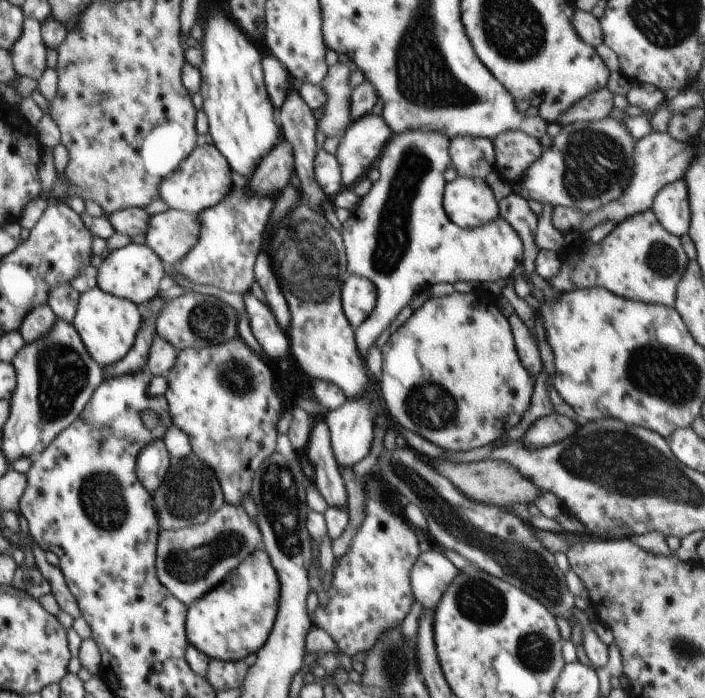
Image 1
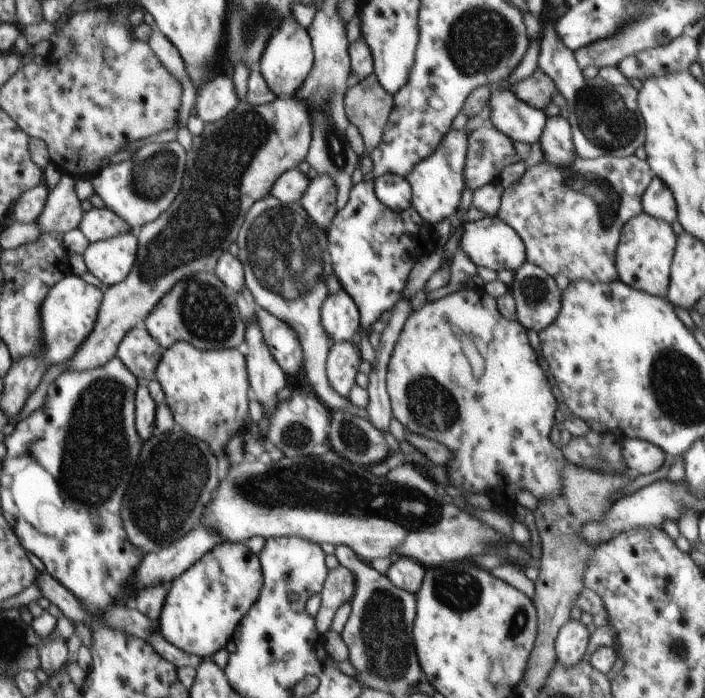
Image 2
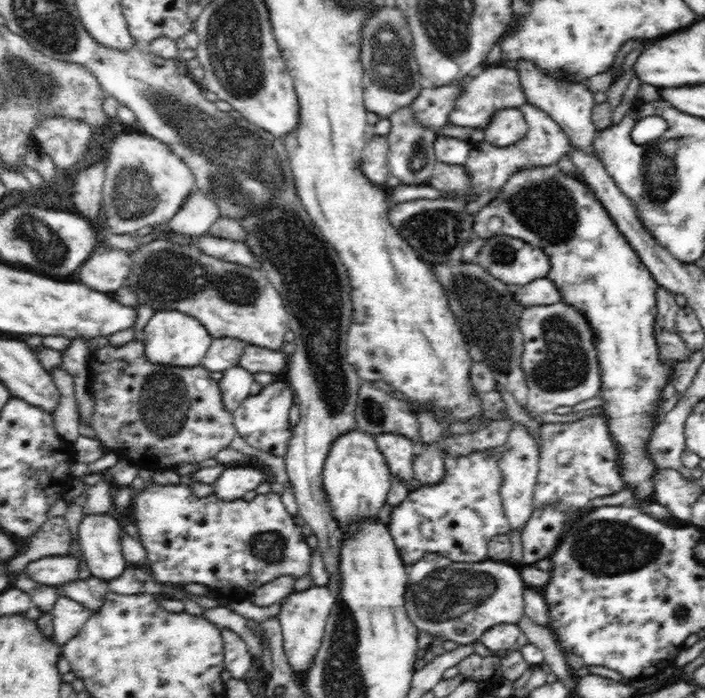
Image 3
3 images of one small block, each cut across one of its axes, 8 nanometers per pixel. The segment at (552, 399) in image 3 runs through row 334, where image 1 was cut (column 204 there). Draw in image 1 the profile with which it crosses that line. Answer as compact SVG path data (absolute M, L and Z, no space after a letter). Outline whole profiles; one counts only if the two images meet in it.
M224 503L204 524L159 531L155 567L160 582L187 607L223 583L227 576L263 543L256 522L242 505Z

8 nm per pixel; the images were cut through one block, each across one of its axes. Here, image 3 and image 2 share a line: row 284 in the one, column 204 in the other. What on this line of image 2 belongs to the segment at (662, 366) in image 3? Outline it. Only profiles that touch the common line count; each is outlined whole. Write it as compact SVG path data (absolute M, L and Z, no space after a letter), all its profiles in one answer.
M244 543L216 544L215 548L171 582L157 621L157 630L178 650L211 658L232 641L236 626L258 600L262 586L258 555Z

